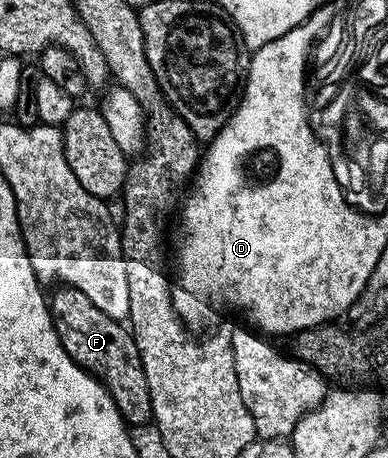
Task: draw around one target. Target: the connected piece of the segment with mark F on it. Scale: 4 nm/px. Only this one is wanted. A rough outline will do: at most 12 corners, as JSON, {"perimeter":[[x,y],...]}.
{"perimeter":[[73,286],[51,294],[67,356],[130,427],[153,422],[132,331]]}

